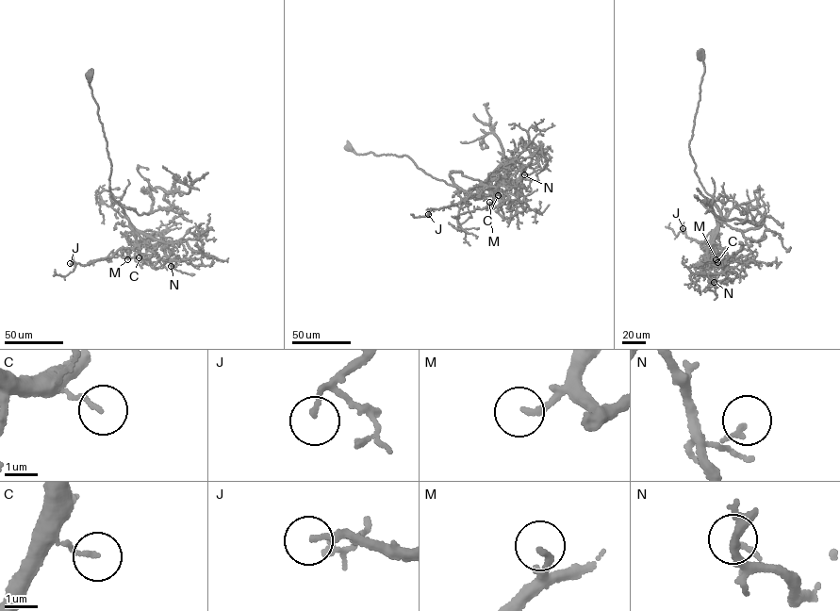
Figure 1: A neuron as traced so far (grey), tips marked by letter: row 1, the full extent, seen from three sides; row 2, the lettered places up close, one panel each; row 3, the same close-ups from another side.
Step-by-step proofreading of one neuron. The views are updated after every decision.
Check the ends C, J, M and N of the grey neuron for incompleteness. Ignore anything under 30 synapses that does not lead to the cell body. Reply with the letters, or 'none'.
J

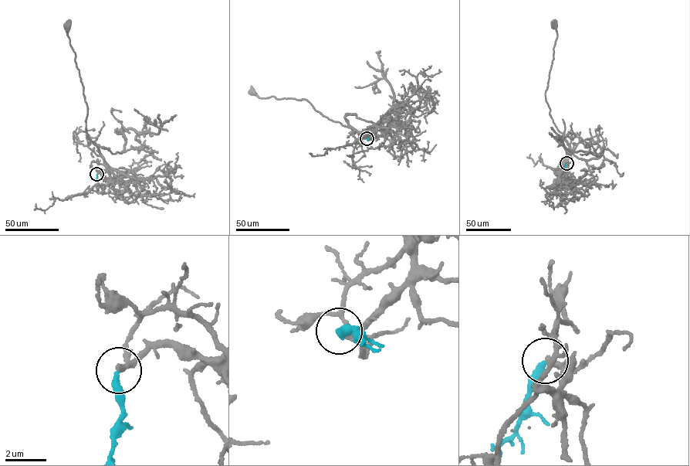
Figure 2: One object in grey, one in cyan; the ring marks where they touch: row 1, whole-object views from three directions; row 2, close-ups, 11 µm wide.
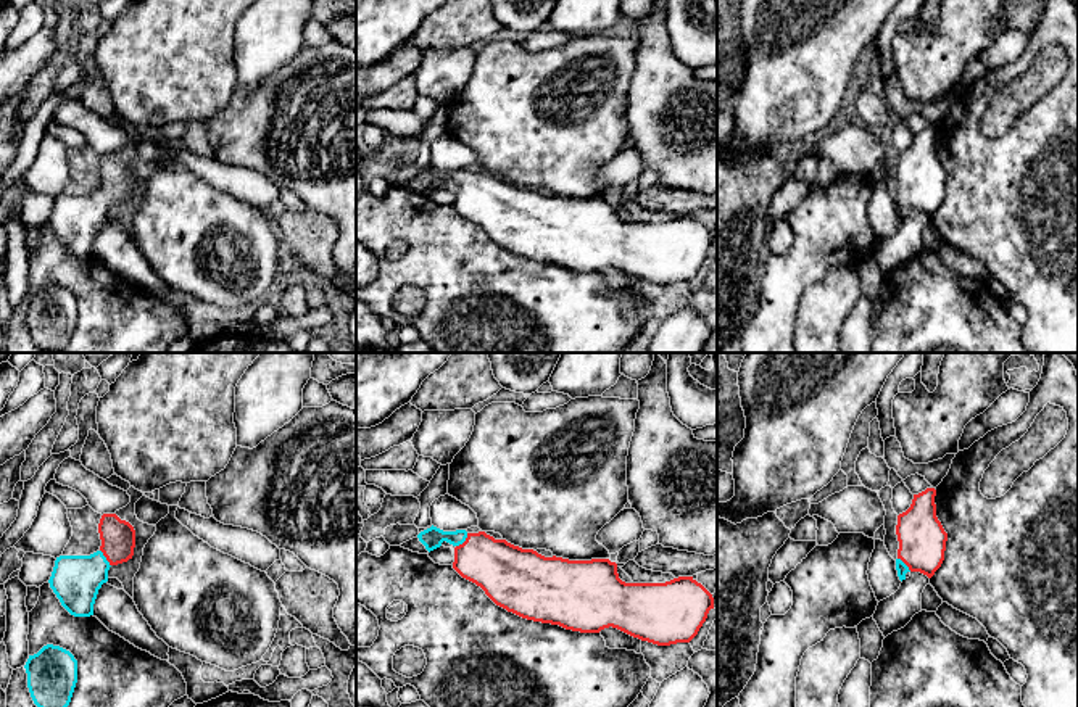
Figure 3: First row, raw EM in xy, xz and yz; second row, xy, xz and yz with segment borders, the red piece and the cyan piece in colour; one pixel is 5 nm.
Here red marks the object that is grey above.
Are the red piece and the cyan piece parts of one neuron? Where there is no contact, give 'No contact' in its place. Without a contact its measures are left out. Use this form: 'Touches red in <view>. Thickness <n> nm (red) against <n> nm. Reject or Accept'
Touches red in xz. Thickness 280 nm (red) against 110 nm. Accept

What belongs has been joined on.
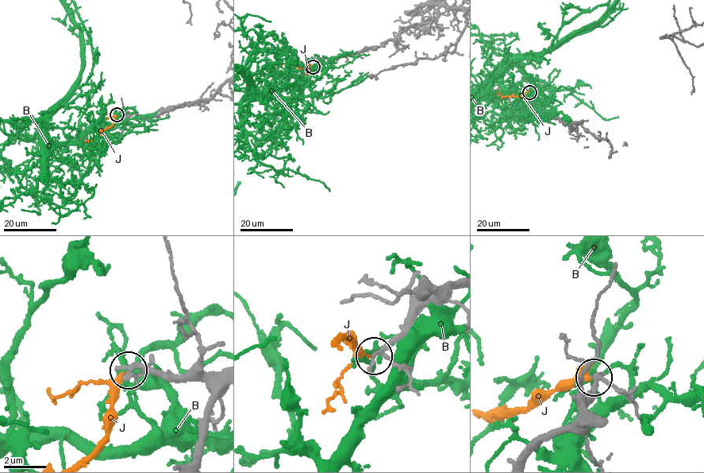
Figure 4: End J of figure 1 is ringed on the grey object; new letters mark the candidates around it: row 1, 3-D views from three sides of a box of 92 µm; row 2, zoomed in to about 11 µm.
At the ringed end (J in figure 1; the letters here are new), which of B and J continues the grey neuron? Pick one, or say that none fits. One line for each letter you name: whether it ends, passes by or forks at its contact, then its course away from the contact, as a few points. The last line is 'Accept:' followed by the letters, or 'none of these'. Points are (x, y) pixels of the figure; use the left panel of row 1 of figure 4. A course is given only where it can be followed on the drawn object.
J: it ends | via (117, 114), (113, 124), (102, 129), (99, 136), (89, 141), (86, 139)
Accept: J

